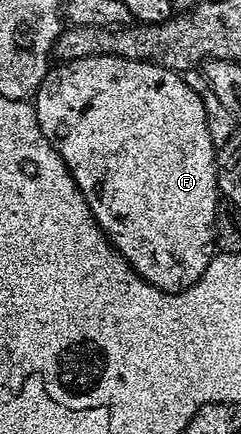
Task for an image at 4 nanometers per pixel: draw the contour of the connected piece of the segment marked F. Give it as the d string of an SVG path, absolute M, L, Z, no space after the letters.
M117 54L110 56L90 56L73 62L60 62L53 65L48 75L42 80L34 95L36 119L38 128L42 128L42 136L50 140L50 144L62 156L66 168L74 176L90 212L96 217L96 223L104 229L113 248L125 258L138 276L145 278L154 288L177 294L185 290L200 279L202 272L210 264L216 250L216 208L218 205L218 191L216 188L216 152L217 143L212 141L210 128L206 120L204 102L186 84L183 73L159 66L153 62L135 62L129 58L119 58Z

